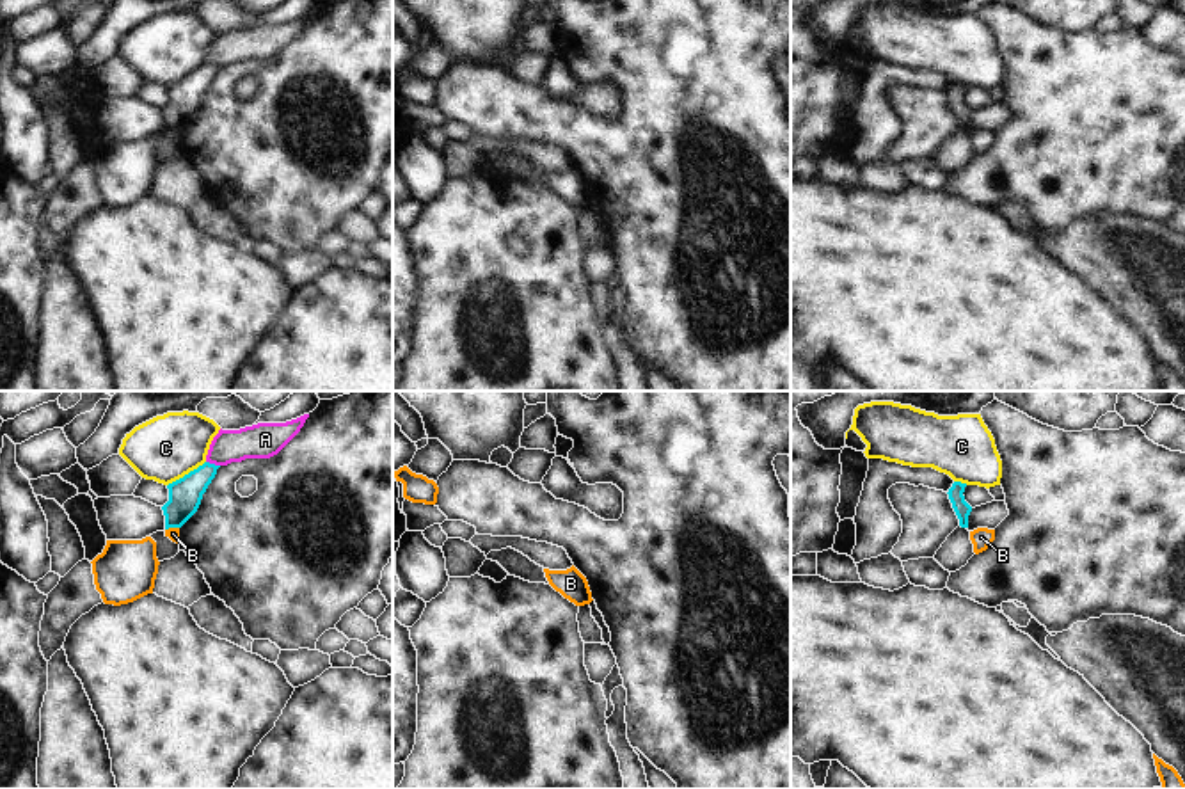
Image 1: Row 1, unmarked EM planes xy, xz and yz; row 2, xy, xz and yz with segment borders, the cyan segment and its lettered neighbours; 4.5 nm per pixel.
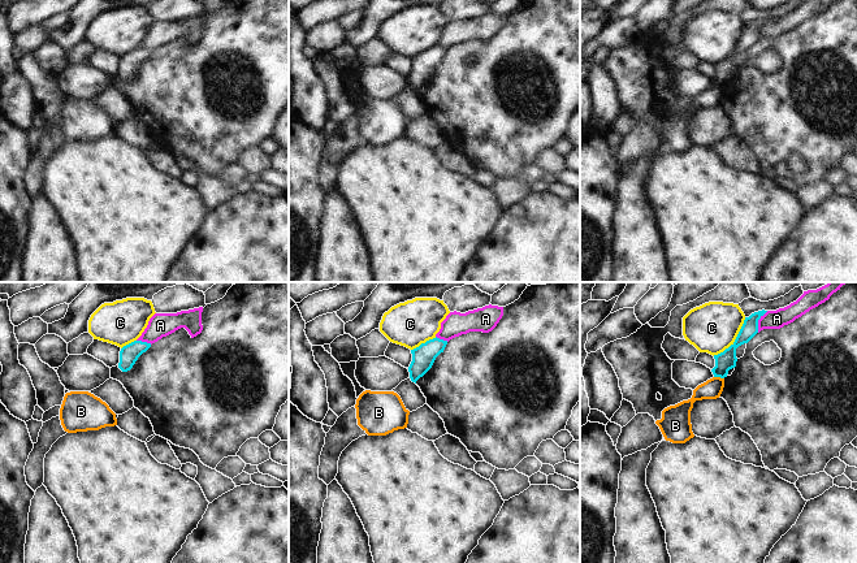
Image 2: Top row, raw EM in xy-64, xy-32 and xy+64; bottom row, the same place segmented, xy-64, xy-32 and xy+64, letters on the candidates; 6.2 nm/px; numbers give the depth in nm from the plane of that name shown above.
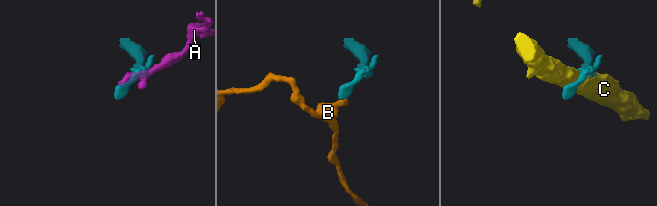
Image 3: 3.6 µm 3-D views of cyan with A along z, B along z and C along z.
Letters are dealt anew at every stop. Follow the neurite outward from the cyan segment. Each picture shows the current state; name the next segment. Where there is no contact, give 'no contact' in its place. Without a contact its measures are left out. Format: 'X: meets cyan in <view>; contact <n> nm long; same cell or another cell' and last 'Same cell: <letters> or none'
A: meets cyan in xy; contact 70 nm long; another cell
B: meets cyan in xy; contact 70 nm long; another cell
C: meets cyan in xy; contact 200 nm long; another cell
Same cell: none

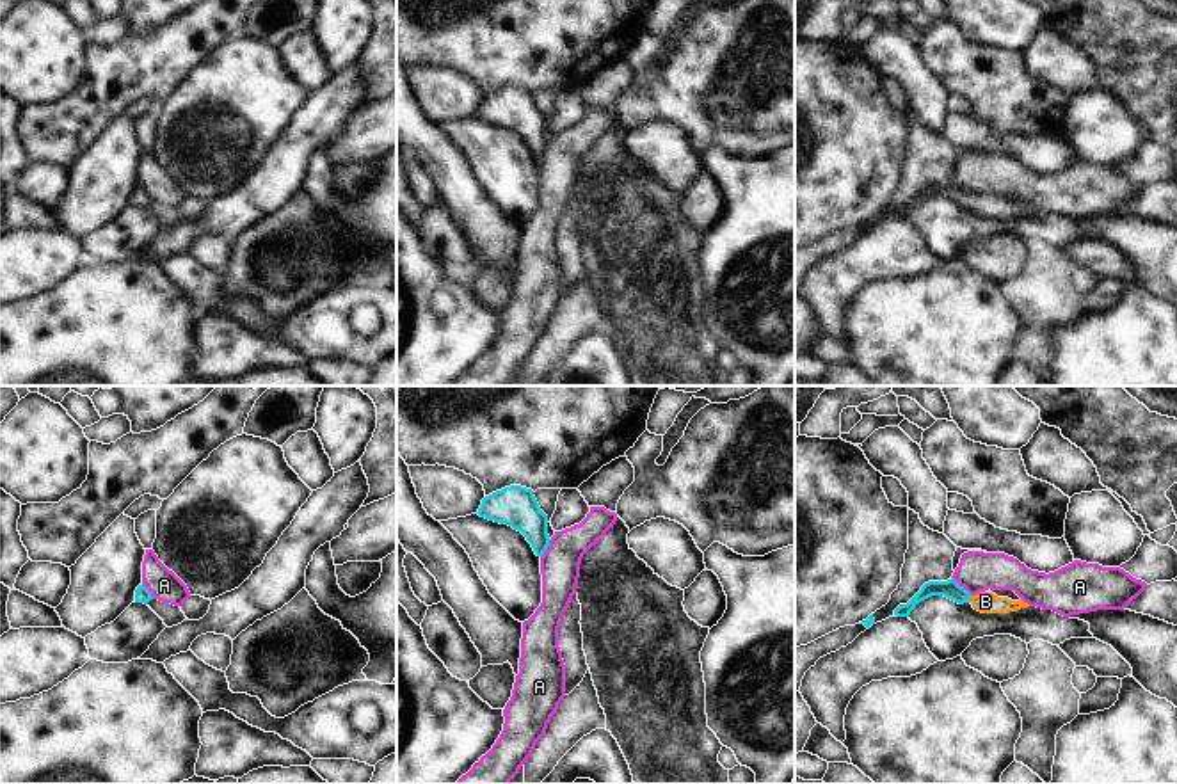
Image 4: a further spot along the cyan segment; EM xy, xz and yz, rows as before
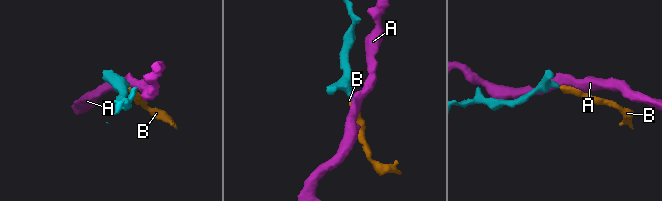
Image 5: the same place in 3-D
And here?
A: meets cyan in yz; contact 130 nm long; another cell
B: meets cyan in yz; contact 40 nm long; same cell
Same cell: B

